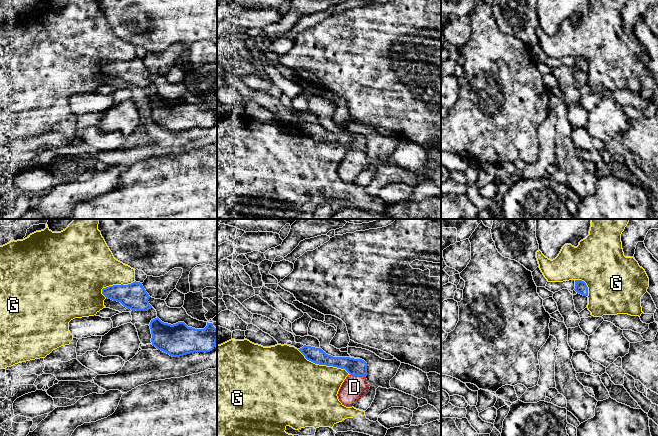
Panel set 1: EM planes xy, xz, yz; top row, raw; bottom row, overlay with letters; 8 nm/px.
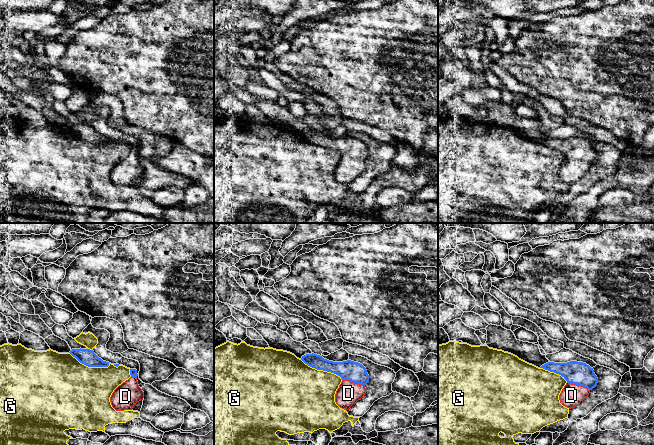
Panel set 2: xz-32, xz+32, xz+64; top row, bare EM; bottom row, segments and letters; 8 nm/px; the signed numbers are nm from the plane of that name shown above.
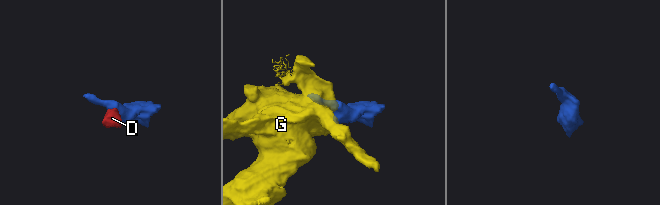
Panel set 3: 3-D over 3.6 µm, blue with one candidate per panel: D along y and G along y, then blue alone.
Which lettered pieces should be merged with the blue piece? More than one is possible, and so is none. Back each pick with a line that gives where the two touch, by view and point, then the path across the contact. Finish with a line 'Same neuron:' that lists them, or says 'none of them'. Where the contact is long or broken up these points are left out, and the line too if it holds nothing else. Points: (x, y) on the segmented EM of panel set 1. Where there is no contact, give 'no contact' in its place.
D: xz (358, 375) | across xz (357, 367), (358, 375), (354, 387)
Same neuron: D

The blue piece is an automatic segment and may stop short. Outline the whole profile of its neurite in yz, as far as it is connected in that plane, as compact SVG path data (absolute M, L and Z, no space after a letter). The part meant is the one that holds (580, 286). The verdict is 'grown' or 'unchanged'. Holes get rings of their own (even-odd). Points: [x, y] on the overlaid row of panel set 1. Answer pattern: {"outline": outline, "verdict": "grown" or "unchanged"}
{"outline": "M575 280L575 289L574 290L583 296L588 296L588 287L587 287L586 283L582 280Z", "verdict": "unchanged"}

